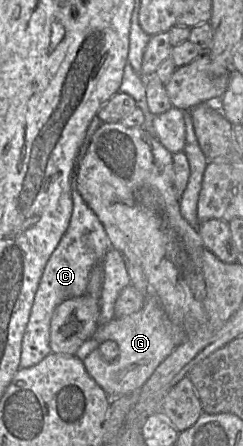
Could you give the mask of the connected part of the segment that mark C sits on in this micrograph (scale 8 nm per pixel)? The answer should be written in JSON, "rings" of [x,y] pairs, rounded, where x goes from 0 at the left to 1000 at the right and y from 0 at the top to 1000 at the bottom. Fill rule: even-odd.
{"rings":[[[309,372],[296,386],[292,419],[300,471],[288,500],[239,552],[206,574],[148,652],[91,758],[82,825],[140,821],[210,791],[206,722],[222,695],[276,670],[358,659],[374,605],[403,587],[424,585],[432,570],[457,554],[420,500],[309,422]]]}

